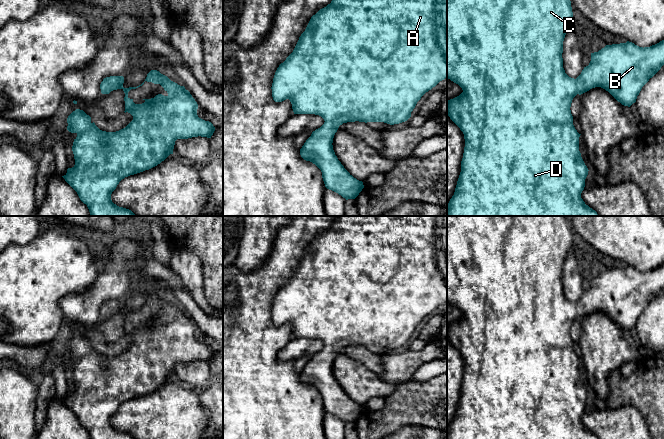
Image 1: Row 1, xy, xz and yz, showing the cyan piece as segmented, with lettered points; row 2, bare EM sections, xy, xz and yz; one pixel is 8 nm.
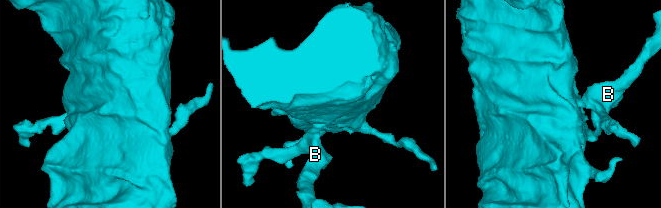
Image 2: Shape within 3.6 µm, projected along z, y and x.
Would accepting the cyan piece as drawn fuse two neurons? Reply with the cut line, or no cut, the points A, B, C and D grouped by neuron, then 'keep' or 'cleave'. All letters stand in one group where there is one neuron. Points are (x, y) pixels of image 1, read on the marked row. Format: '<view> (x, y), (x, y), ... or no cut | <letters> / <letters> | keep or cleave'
no cut | A B C D | keep

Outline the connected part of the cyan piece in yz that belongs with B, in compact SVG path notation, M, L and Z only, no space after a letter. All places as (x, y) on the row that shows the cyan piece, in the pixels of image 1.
M447 0L447 78L458 84L463 92L447 101L447 115L450 119L460 128L464 134L465 147L463 158L461 161L461 172L457 181L454 195L447 204L447 216L599 216L595 210L585 204L581 198L581 193L585 187L585 179L588 175L588 168L585 165L581 153L579 151L579 137L581 134L577 132L573 125L573 116L571 114L571 103L573 98L579 94L583 94L595 87L601 87L608 91L618 102L624 106L630 107L636 102L642 87L652 78L664 65L664 40L650 47L639 47L632 42L606 45L598 52L591 53L591 61L588 66L584 67L581 74L576 78L569 77L563 68L563 41L567 30L571 24L573 24L573 12L570 0Z

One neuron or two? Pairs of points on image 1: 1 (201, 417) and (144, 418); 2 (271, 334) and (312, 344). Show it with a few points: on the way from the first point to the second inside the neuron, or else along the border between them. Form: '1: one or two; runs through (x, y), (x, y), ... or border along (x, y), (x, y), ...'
1: one; runs through (187, 418), (158, 418)
2: two; border along (293, 337), (279, 351), (277, 357)

